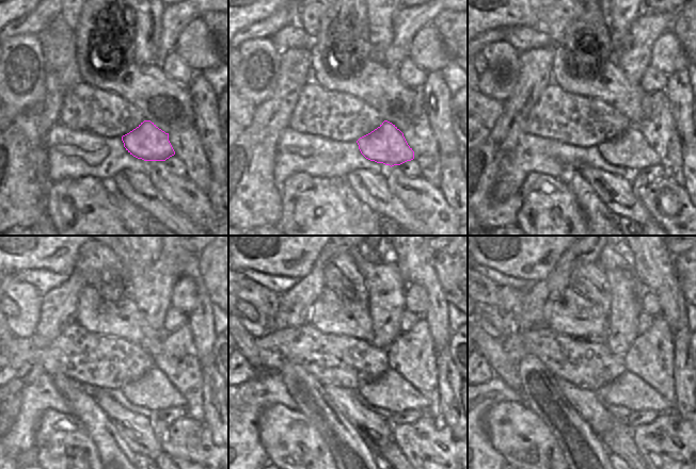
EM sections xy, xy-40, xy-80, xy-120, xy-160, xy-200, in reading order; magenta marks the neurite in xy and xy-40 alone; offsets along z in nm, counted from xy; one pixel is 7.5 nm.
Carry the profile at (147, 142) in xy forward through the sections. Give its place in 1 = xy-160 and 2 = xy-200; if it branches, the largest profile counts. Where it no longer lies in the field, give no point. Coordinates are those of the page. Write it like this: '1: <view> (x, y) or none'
1: xy-160 (391, 391)
2: xy-200 (629, 390)

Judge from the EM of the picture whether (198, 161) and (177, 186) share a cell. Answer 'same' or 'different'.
different

